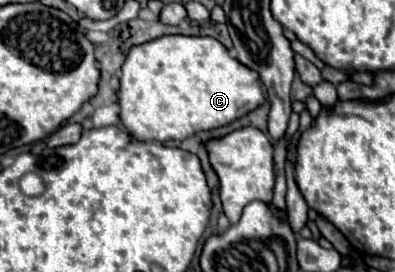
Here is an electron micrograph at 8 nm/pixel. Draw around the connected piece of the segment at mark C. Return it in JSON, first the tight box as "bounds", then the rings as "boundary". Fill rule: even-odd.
{"bounds":[117,35,267,143],"boundary":[[[165,35],[165,37],[159,37],[159,39],[153,39],[153,41],[147,41],[143,45],[135,45],[131,47],[125,63],[123,63],[123,69],[121,69],[121,89],[117,93],[117,101],[119,101],[119,109],[121,109],[121,123],[123,127],[139,141],[159,141],[159,143],[165,143],[165,141],[183,141],[187,139],[189,135],[197,133],[197,131],[213,131],[213,129],[221,129],[221,127],[227,127],[231,125],[235,119],[255,111],[257,107],[261,107],[267,97],[265,97],[265,91],[263,91],[263,85],[259,81],[259,73],[257,71],[251,71],[249,67],[245,67],[243,63],[239,63],[235,57],[231,57],[227,53],[227,49],[213,37],[185,37],[185,35]]]}

